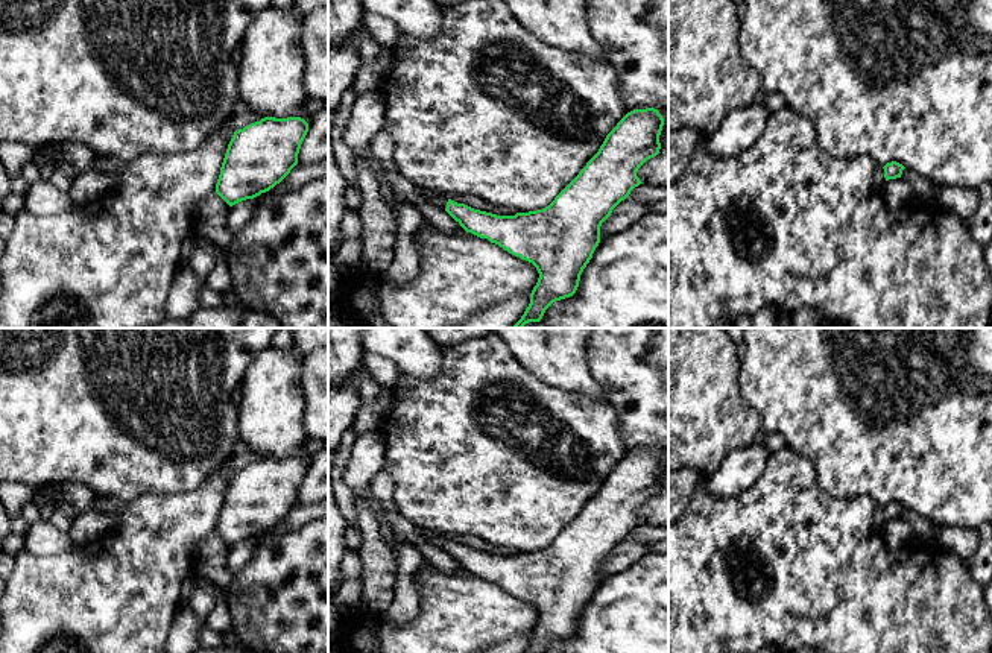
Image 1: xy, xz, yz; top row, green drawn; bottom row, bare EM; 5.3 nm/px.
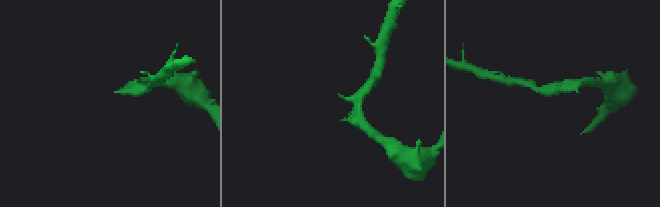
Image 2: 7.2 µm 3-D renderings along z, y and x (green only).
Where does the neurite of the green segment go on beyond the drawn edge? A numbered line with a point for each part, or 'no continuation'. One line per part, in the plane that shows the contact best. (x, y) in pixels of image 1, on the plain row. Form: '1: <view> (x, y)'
1: xz (435, 539)

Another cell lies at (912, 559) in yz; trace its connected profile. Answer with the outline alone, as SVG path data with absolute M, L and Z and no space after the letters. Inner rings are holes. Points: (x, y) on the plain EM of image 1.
M787 446L772 453L760 478L737 497L712 497L705 480L696 484L682 515L668 522L668 653L758 653L763 647L775 647L778 653L990 653L992 615L984 586L971 576L966 560L942 548L915 544L893 553L883 530L875 527L875 509L875 501L866 495L851 500L829 497L817 484L813 462Z

